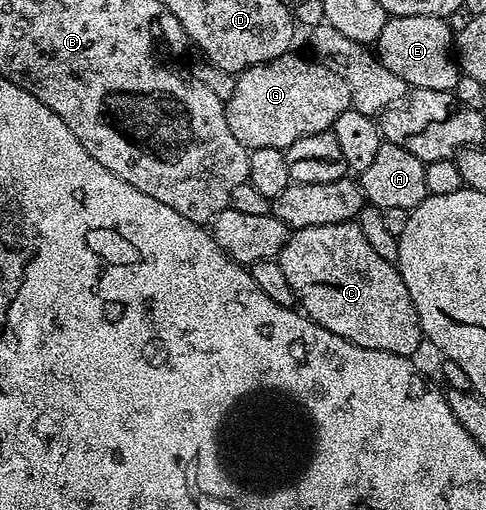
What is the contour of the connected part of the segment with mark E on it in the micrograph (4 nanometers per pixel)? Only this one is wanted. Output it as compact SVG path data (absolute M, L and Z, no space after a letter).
M393 16L385 22L377 41L379 60L397 78L401 78L412 89L441 90L450 92L456 86L461 69L453 55L453 33L451 25L441 16Z

